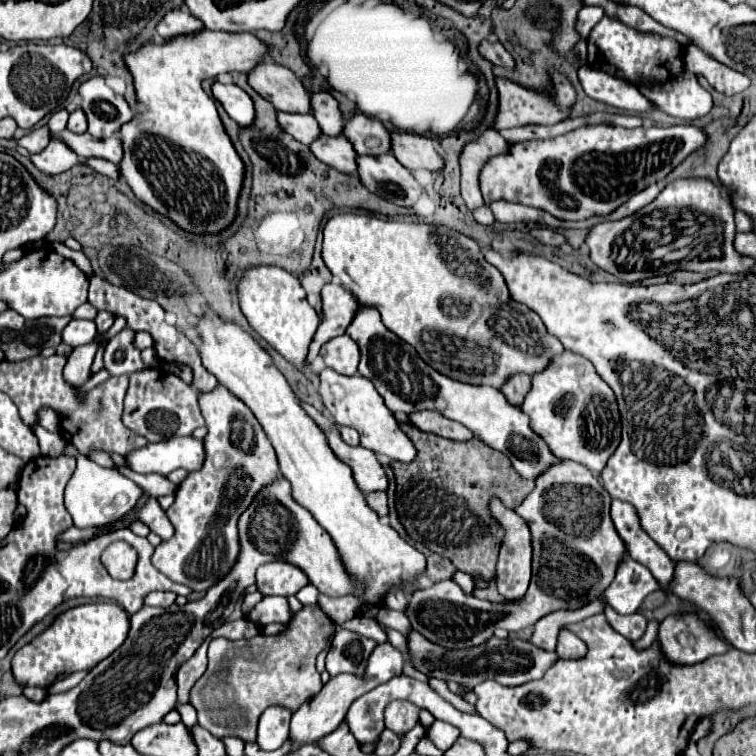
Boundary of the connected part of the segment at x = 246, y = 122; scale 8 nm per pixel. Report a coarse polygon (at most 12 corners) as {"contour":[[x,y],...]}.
{"contour":[[212,85],[214,97],[240,125],[256,119],[254,103],[238,85]]}

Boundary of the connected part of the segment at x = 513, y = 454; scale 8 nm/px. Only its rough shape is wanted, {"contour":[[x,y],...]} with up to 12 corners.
{"contour":[[360,305],[346,333],[392,413],[430,409],[524,479],[562,463],[492,387],[428,367]]}

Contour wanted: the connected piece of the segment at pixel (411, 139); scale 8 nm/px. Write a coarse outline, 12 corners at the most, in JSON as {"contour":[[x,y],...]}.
{"contour":[[392,131],[392,155],[408,169],[444,169],[438,143]]}

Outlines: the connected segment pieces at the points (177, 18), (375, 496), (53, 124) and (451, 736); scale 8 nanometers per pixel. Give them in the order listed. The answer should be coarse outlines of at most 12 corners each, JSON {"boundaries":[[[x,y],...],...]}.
{"boundaries":[[[188,9],[168,11],[156,25],[162,39],[204,29]],[[384,491],[366,495],[370,507],[388,523],[388,497]],[[58,109],[52,113],[48,127],[52,133],[66,129],[68,111]],[[434,721],[432,743],[450,749],[460,731],[450,723]]]}

